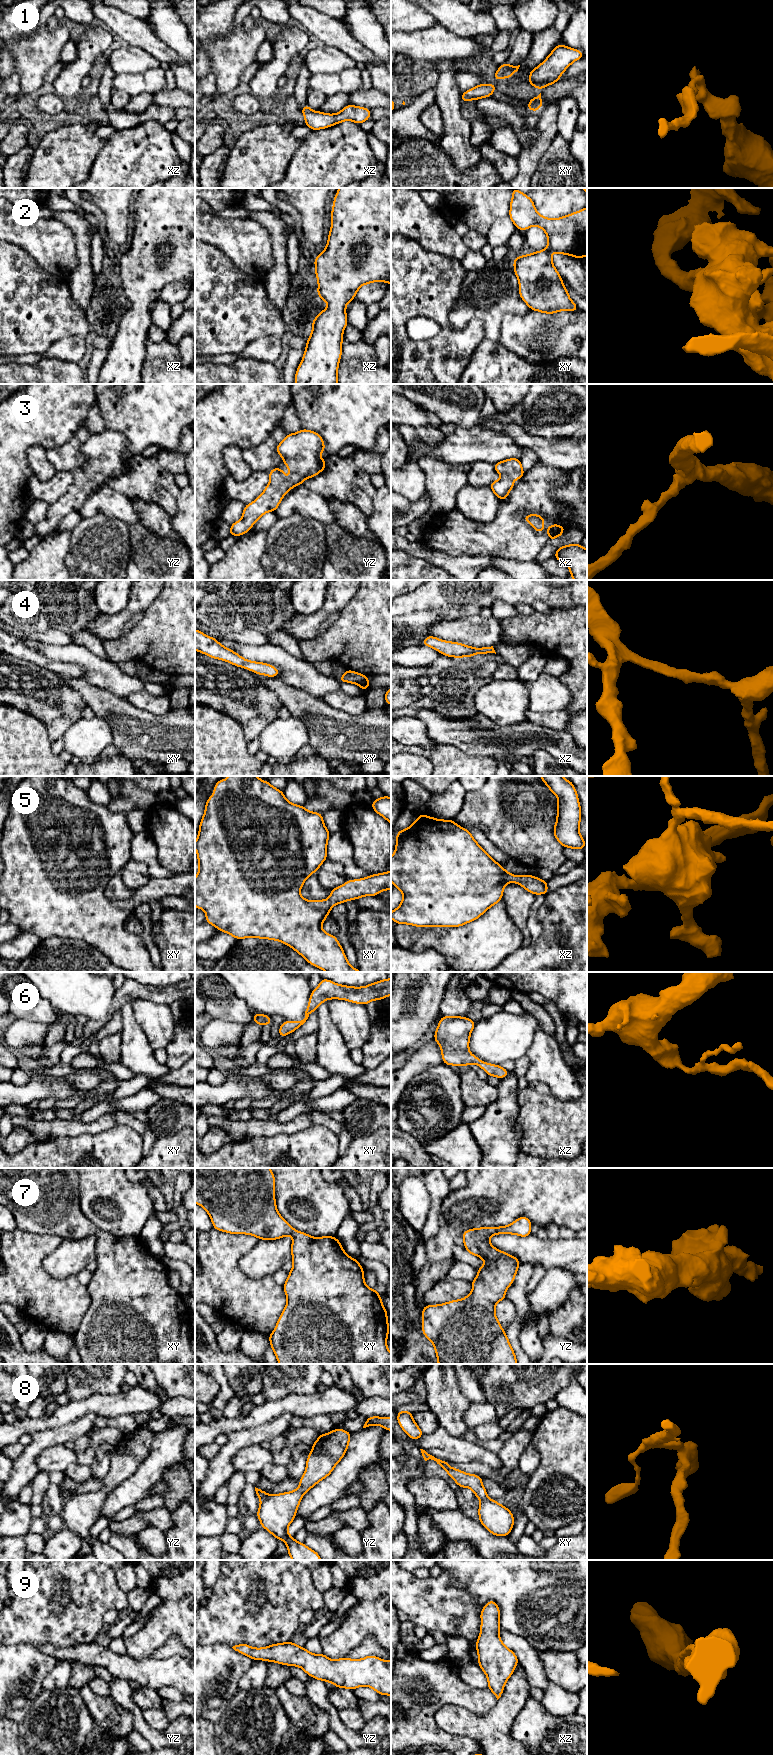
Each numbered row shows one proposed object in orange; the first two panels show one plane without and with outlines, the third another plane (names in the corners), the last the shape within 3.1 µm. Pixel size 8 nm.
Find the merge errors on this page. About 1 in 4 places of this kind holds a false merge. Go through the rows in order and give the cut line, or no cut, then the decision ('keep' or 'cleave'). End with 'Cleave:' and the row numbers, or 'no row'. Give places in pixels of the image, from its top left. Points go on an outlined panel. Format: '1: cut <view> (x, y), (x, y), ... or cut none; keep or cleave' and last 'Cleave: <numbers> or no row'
1: cut none; keep
2: cut none; keep
3: cut none; keep
4: cut none; keep
5: cut none; keep
6: cut none; keep
7: cut none; keep
8: cut none; keep
9: cut none; keep
Cleave: no row

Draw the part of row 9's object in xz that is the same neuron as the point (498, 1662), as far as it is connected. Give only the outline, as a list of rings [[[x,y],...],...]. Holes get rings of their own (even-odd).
[[[494,1600],[487,1602],[480,1616],[481,1632],[476,1642],[478,1665],[488,1678],[487,1688],[498,1700],[503,1694],[505,1683],[518,1665],[518,1658],[501,1641],[500,1609]]]

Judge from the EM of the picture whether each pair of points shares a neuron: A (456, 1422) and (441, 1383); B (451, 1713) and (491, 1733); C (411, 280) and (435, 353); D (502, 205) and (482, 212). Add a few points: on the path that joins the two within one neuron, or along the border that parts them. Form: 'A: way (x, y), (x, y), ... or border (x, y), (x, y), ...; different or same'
A: way (449, 1412), (449, 1404), (445, 1400), (443, 1393); same
B: way (461, 1722), (481, 1728); same
C: way (428, 298), (437, 308), (443, 320), (444, 335); same
D: way (497, 205), (489, 205), (487, 207); same

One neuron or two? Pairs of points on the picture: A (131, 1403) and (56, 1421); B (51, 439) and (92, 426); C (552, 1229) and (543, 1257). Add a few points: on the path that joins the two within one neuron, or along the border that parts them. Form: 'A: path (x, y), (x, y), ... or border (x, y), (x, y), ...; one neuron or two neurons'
A: path (112, 1405), (87, 1405), (75, 1410); one neuron
B: border (96, 401), (84, 421); two neurons
C: border (559, 1237), (550, 1239); two neurons

